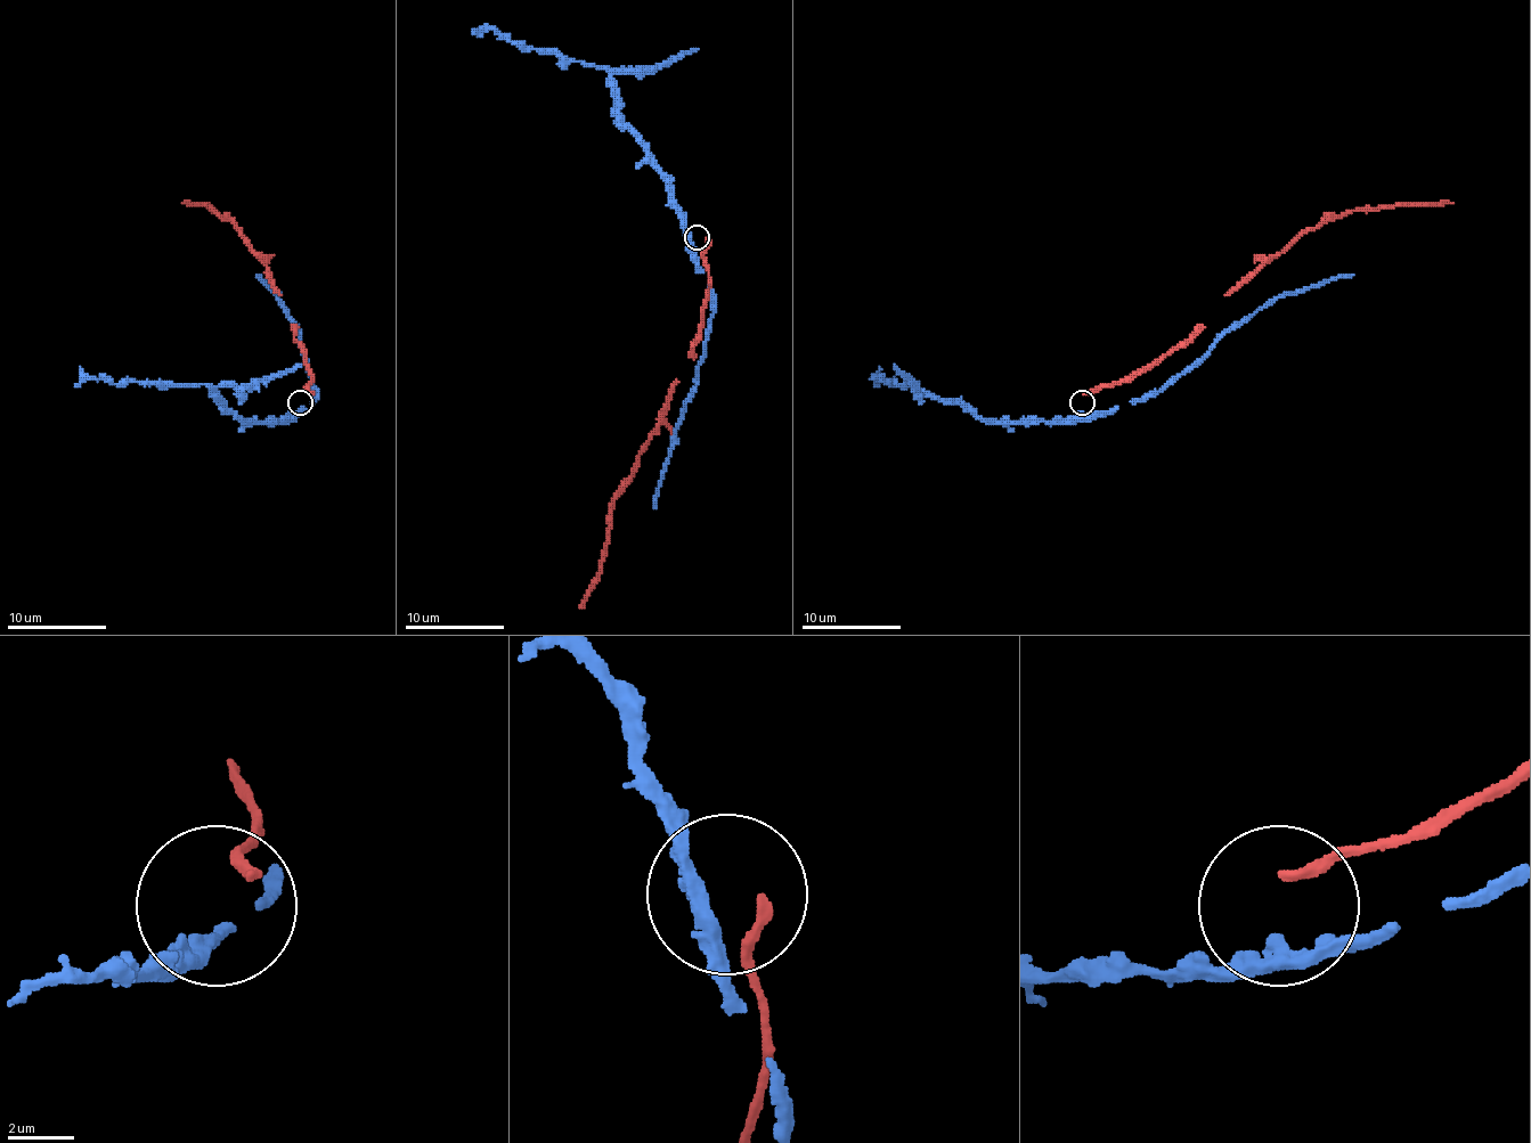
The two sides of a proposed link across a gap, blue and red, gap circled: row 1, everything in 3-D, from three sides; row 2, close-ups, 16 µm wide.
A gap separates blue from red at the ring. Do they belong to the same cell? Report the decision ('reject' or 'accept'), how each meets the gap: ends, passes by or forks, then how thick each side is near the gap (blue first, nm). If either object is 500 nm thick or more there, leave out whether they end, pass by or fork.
reject; blue passes by; red ends there; 320 nm thick on the blue side, 320 nm on the other

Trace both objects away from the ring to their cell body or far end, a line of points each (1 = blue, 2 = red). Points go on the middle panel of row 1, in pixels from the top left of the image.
1: (689, 237), (670, 180), (619, 113), (617, 81), (604, 68), (520, 49), (493, 29), (480, 29), (472, 34)
2: (706, 237), (708, 283), (701, 334), (691, 344), (668, 409), (613, 500), (601, 572), (579, 607)

